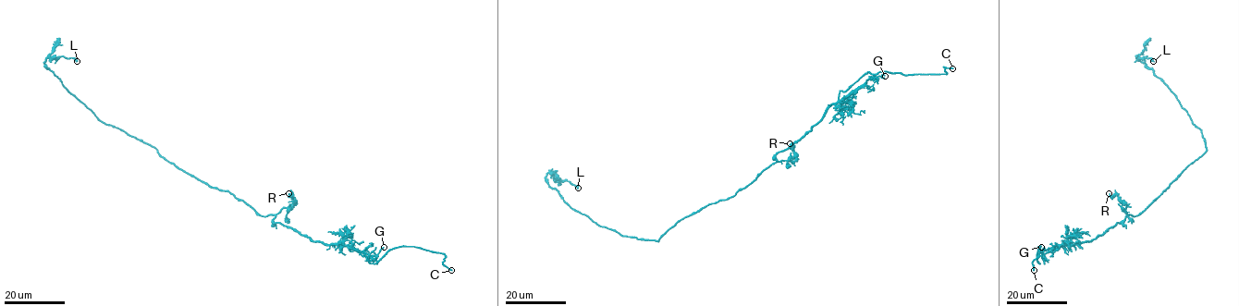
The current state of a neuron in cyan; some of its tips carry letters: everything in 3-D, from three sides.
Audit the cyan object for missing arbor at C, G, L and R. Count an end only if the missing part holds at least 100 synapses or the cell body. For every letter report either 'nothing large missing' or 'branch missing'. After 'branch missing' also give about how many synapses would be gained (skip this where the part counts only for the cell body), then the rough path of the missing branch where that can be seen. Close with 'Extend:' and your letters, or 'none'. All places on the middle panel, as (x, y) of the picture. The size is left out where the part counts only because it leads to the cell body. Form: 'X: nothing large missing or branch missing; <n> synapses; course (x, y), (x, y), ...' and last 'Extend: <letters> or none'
C: branch missing; course (952, 68), (966, 67), (965, 64)
G: nothing large missing
L: nothing large missing
R: nothing large missing
Extend: C

